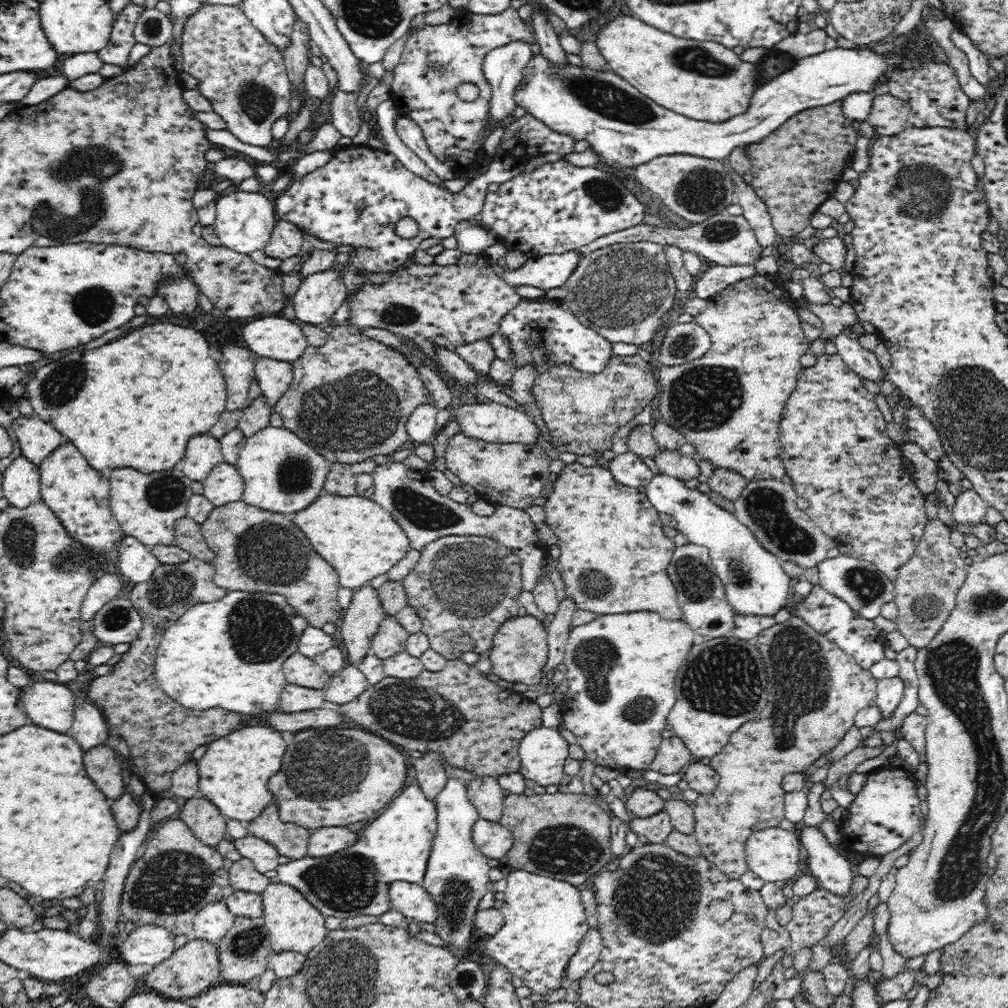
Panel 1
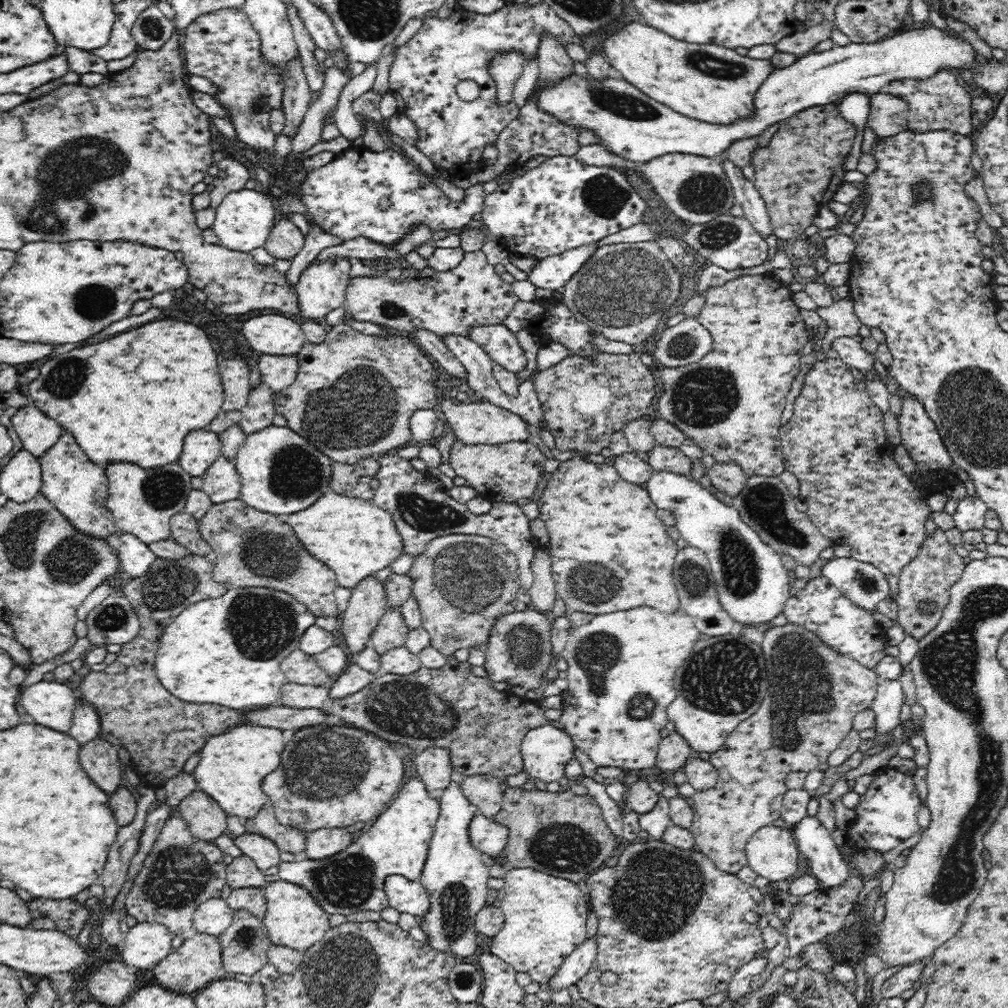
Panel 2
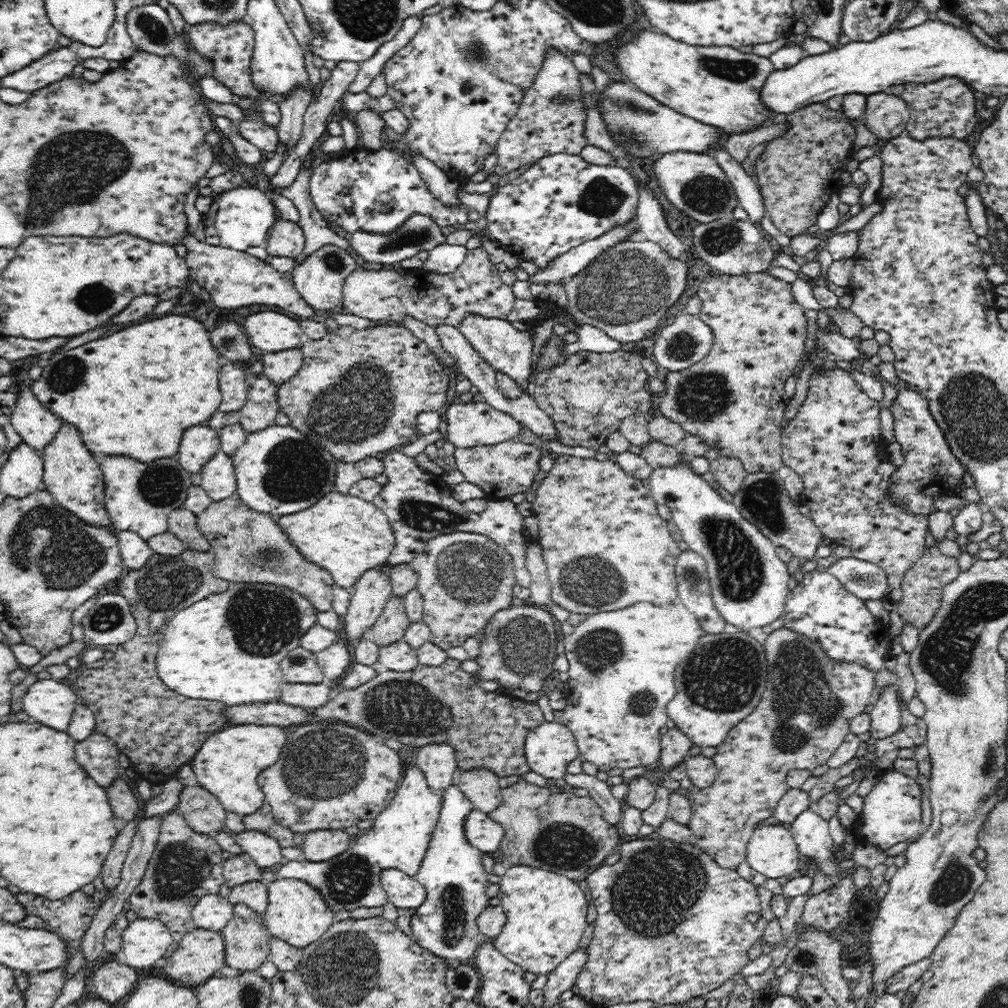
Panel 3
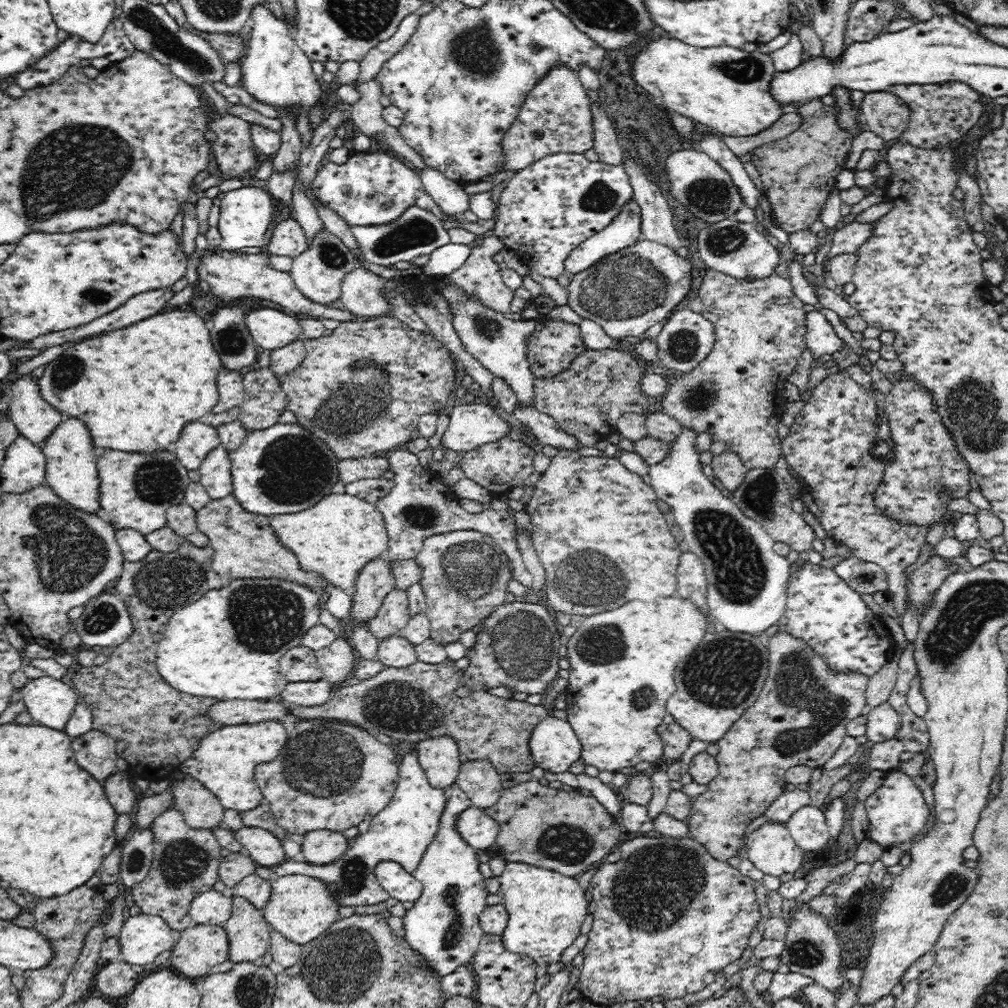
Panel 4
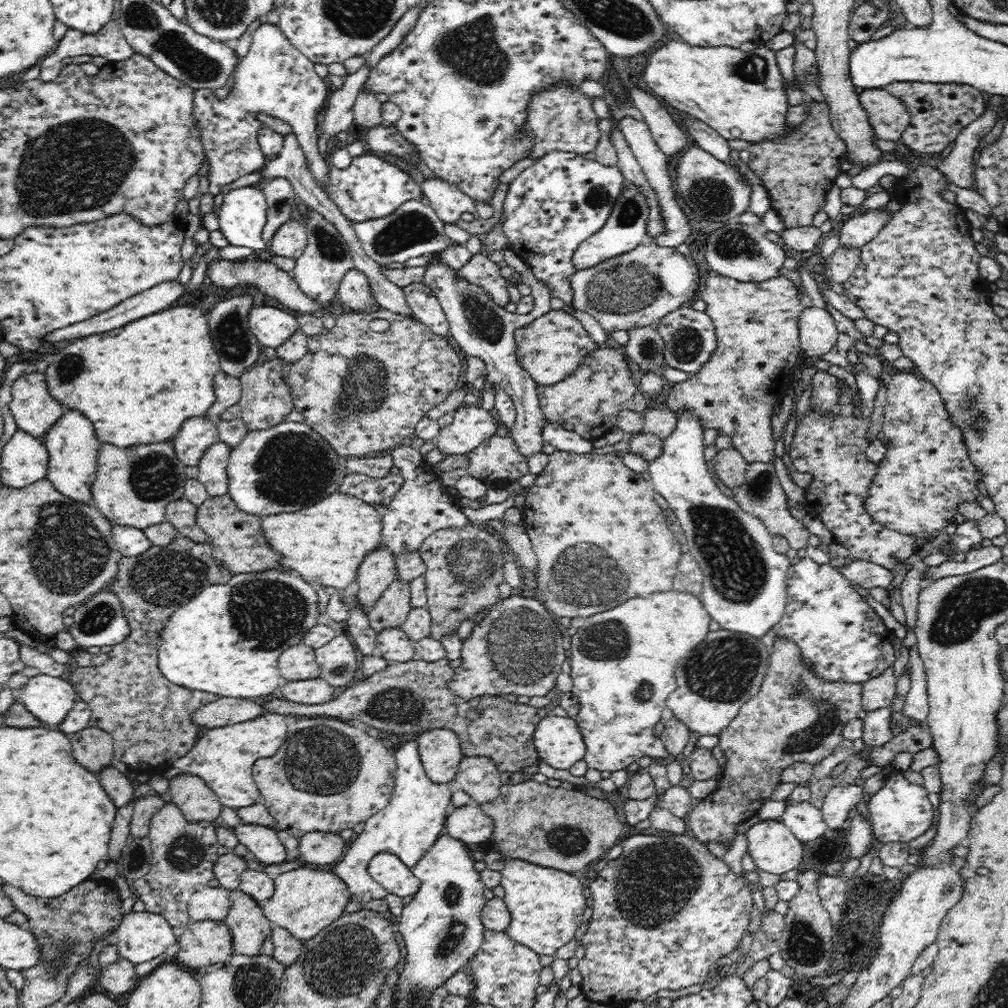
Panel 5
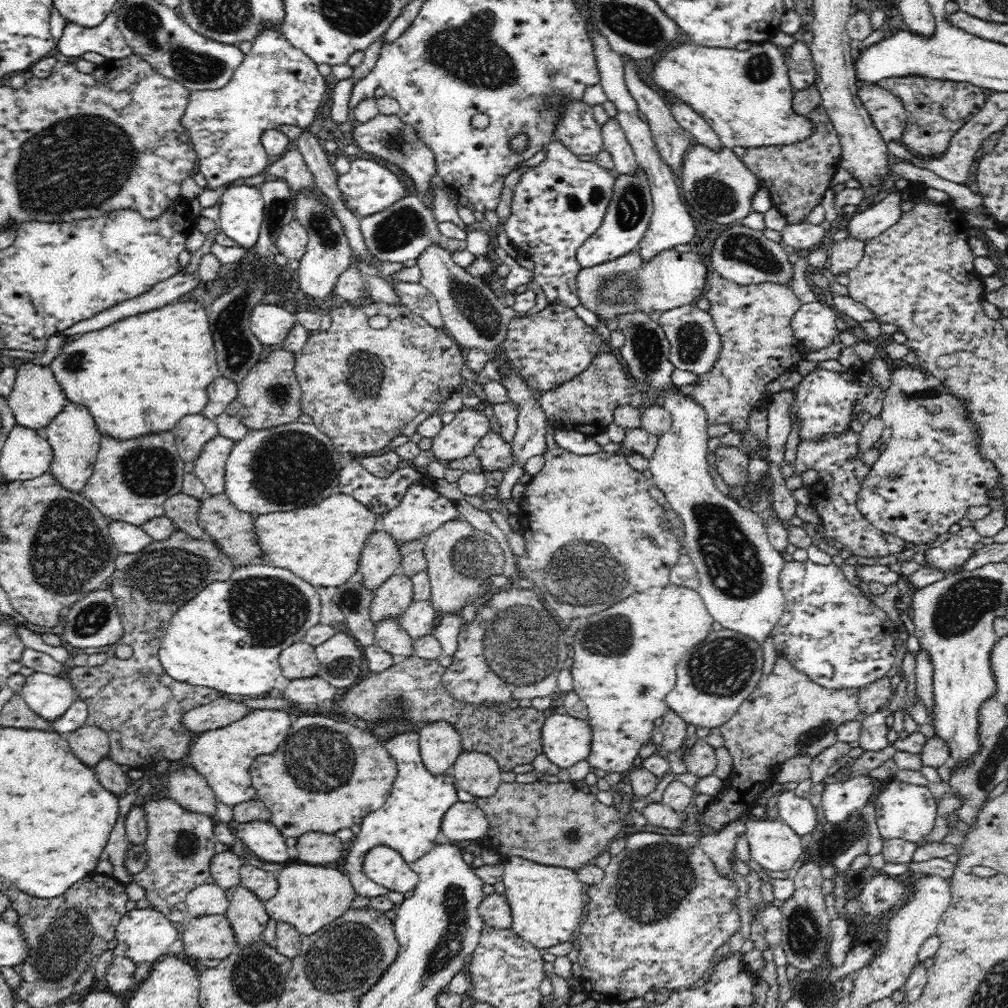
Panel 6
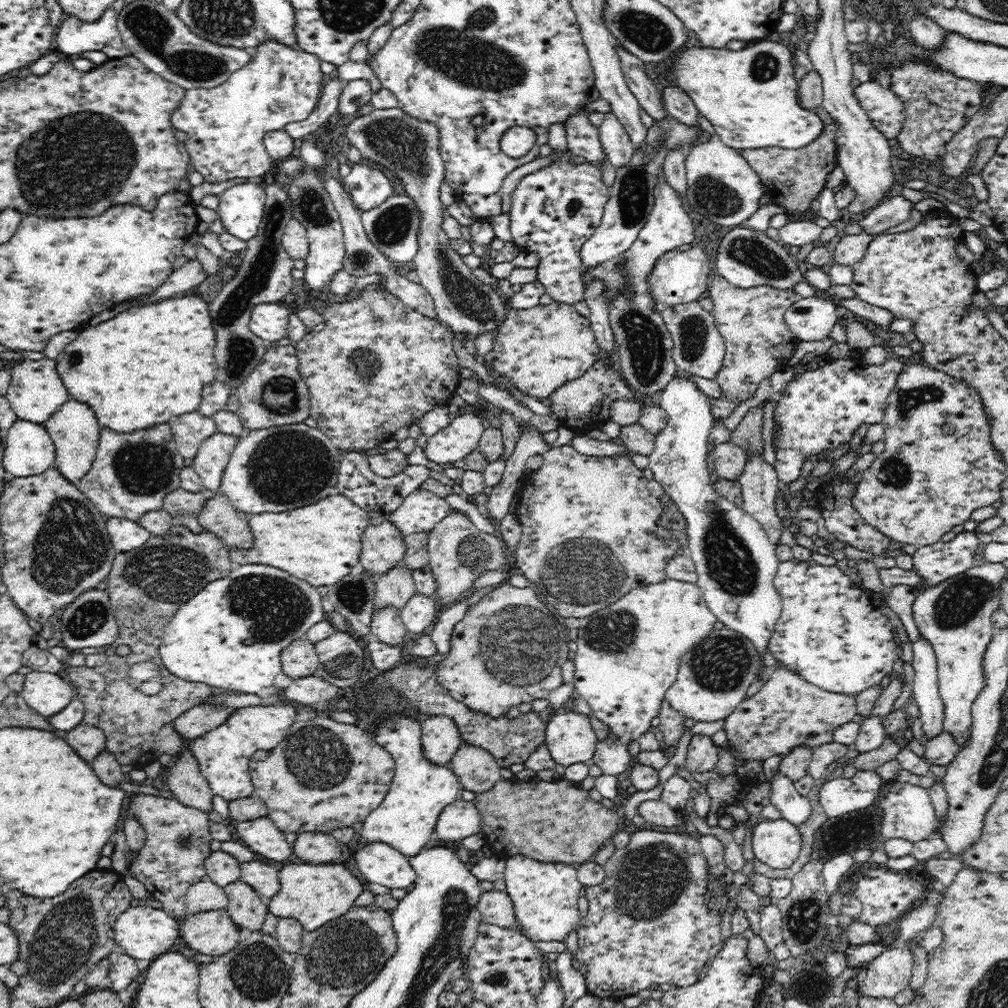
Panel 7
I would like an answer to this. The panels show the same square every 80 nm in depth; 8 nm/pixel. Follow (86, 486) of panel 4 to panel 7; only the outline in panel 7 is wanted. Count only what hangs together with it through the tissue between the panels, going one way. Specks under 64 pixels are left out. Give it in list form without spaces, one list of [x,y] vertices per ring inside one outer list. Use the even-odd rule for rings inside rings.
[[[71,399],[62,405],[43,426],[55,447],[54,468],[68,483],[78,484],[91,471],[96,458],[100,434],[103,430],[96,419],[96,414],[88,405]]]

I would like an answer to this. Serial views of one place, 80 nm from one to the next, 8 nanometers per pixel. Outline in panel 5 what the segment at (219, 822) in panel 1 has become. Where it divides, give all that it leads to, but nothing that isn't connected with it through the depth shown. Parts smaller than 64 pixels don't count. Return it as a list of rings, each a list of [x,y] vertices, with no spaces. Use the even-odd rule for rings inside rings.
[[[181,774],[169,779],[167,799],[182,811],[190,823],[214,822],[223,806],[216,793],[200,777]]]

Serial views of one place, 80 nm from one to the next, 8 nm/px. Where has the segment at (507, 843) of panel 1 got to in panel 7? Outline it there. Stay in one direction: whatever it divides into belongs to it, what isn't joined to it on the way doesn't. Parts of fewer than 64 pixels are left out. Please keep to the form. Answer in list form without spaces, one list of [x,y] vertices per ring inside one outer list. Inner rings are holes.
[[[455,800],[440,813],[435,826],[435,840],[456,842],[480,833],[482,819],[473,801]]]

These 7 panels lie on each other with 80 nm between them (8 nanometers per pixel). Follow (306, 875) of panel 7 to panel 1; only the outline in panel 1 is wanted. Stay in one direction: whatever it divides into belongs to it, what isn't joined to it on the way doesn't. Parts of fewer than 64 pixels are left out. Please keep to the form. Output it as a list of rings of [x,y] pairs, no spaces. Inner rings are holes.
[[[269,884],[262,894],[263,922],[268,930],[271,953],[298,952],[308,955],[326,938],[325,917],[306,898],[288,884]]]

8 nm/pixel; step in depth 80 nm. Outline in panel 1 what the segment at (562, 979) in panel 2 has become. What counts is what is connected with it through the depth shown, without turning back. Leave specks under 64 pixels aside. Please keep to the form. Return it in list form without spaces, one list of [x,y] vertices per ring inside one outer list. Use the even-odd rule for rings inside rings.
[[[589,928],[584,940],[581,942],[578,952],[568,962],[565,974],[566,980],[578,980],[582,978],[599,960],[601,951],[604,949],[602,933],[598,928]]]

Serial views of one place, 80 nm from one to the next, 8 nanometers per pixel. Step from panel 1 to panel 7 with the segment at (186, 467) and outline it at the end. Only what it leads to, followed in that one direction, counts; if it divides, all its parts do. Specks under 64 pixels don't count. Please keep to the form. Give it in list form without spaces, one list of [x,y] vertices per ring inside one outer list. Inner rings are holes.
[[[198,411],[172,418],[170,424],[178,444],[178,452],[184,458],[193,459],[198,453],[200,444],[218,432],[213,419],[203,416]]]

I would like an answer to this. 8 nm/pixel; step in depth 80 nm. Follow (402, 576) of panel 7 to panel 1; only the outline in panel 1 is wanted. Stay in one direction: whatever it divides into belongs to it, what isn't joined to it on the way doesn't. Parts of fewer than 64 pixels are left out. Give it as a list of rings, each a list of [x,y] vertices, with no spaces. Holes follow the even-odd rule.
[[[385,616],[371,640],[371,653],[386,660],[405,650],[408,637],[408,632],[398,623],[395,616]]]

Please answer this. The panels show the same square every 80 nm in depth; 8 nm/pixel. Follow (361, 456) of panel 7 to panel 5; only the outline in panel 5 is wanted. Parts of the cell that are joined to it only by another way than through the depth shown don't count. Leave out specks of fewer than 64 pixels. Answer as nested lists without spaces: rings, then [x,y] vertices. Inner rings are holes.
[[[356,474],[356,476],[345,476],[340,492],[356,496],[380,509],[392,500],[396,490],[402,486],[402,476],[387,475],[384,478],[370,478],[364,474]]]

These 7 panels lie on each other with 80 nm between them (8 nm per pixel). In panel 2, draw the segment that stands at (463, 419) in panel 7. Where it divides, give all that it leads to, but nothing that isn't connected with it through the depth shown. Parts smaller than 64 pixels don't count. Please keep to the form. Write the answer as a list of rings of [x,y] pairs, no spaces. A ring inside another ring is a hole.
[[[444,394],[441,396],[443,400],[435,406],[435,412],[445,415],[447,428],[454,431],[456,439],[466,444],[494,445],[507,444],[508,442],[526,442],[533,433],[531,425],[528,425],[522,417],[478,397],[453,404],[448,396]]]

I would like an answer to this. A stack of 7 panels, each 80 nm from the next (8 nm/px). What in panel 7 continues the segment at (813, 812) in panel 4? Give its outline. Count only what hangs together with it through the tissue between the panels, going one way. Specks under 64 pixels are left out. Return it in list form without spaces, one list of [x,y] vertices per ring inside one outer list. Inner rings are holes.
[[[782,773],[774,776],[771,785],[770,802],[780,811],[780,816],[784,820],[788,820],[799,830],[799,826],[803,825],[812,814],[811,802],[807,797],[800,796],[794,781],[784,777]]]

